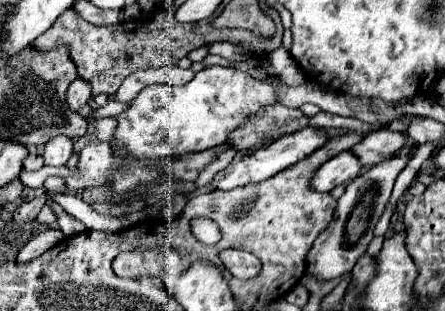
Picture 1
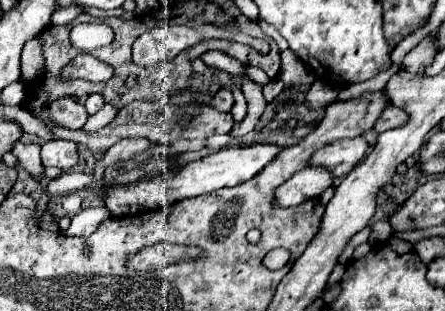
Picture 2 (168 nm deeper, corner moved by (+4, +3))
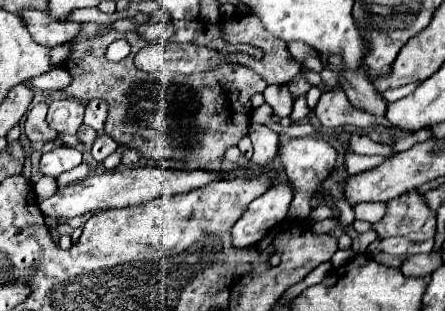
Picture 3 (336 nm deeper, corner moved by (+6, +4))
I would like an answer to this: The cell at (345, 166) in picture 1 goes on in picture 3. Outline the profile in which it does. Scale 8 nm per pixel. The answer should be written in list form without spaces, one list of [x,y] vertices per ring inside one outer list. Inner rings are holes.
[[[285,181],[269,187],[261,197],[251,201],[243,217],[233,225],[233,245],[249,247],[257,243],[265,231],[271,231],[287,217],[293,197],[293,187]]]

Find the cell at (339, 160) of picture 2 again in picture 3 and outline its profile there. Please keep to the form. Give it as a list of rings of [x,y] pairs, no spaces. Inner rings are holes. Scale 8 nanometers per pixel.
[[[303,137],[303,139],[289,139],[289,141],[283,139],[279,143],[279,153],[281,153],[281,161],[283,161],[283,171],[287,173],[287,179],[291,181],[293,189],[297,191],[295,199],[291,201],[287,217],[289,219],[307,219],[311,209],[313,209],[311,199],[317,197],[321,183],[333,171],[335,163],[337,163],[337,157],[339,157],[339,151],[333,145],[329,145],[325,139]]]

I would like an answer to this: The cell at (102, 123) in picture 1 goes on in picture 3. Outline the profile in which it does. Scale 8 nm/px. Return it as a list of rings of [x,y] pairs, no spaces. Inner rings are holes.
[[[57,99],[49,105],[47,123],[59,133],[75,135],[79,125],[83,123],[85,107],[77,99]]]

